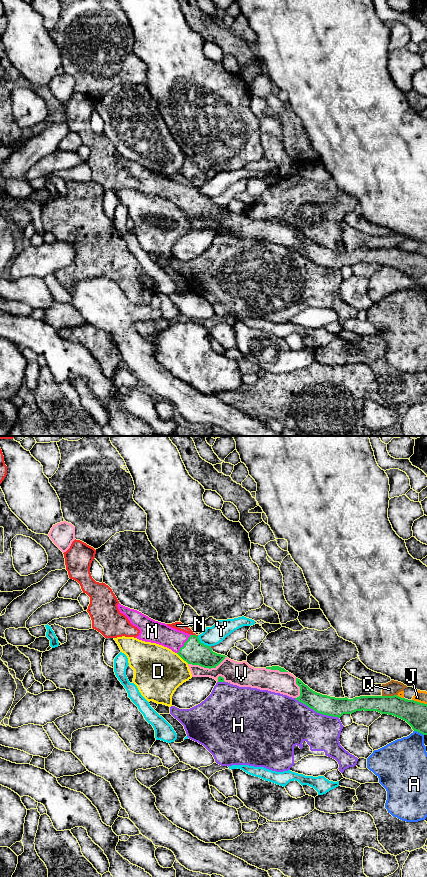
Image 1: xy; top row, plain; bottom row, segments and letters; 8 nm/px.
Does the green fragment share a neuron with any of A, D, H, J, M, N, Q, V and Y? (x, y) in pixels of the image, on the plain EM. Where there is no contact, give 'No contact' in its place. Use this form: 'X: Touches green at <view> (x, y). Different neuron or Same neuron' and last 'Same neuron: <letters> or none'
A: Touches green at xy (419, 284). Different neuron
D: Touches green at xy (182, 210). Different neuron
H: Touches green at xy (316, 263). Different neuron
J: Touches green at xy (419, 254). Different neuron
M: Touches green at xy (184, 196). Same neuron
N: Touches green at xy (194, 187). Different neuron
Q: Touches green at xy (389, 248). Different neuron
V: Touches green at xy (207, 219). Different neuron
Y: Touches green at xy (202, 195). Different neuron
Same neuron: M

